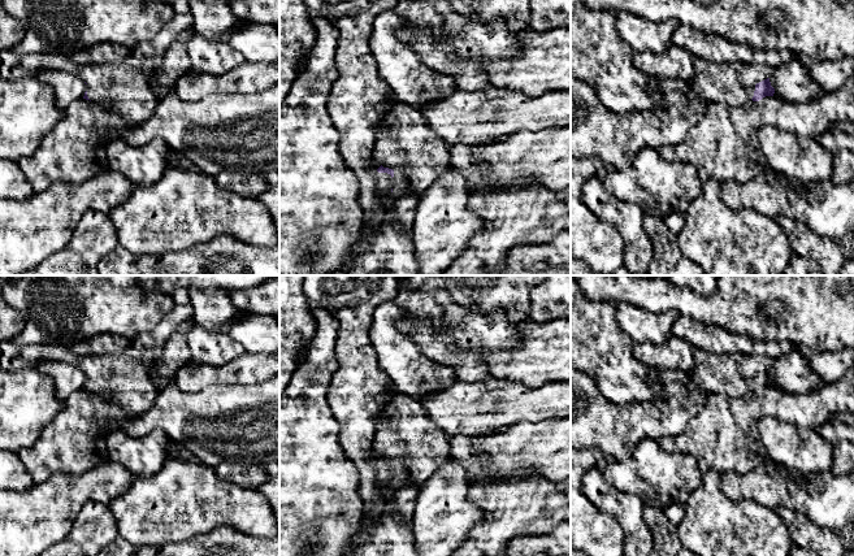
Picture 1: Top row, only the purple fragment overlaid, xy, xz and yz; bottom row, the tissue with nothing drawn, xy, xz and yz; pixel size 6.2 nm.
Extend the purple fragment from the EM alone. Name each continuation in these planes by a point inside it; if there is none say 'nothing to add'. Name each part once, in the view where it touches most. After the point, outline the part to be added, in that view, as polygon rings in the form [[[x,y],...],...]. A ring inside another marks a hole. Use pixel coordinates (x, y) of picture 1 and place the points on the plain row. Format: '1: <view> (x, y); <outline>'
1: yz (733, 374); [[[695,348],[694,383],[707,395],[724,392],[741,398],[753,390],[755,375],[770,369],[773,360],[767,356],[742,353],[711,353]]]

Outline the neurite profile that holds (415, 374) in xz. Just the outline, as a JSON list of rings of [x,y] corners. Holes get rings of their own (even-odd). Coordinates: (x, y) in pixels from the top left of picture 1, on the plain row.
[[[394,300],[383,301],[372,314],[369,338],[381,370],[396,386],[399,394],[421,400],[430,391],[456,382],[448,365],[429,359],[416,340],[399,326],[409,314]]]

